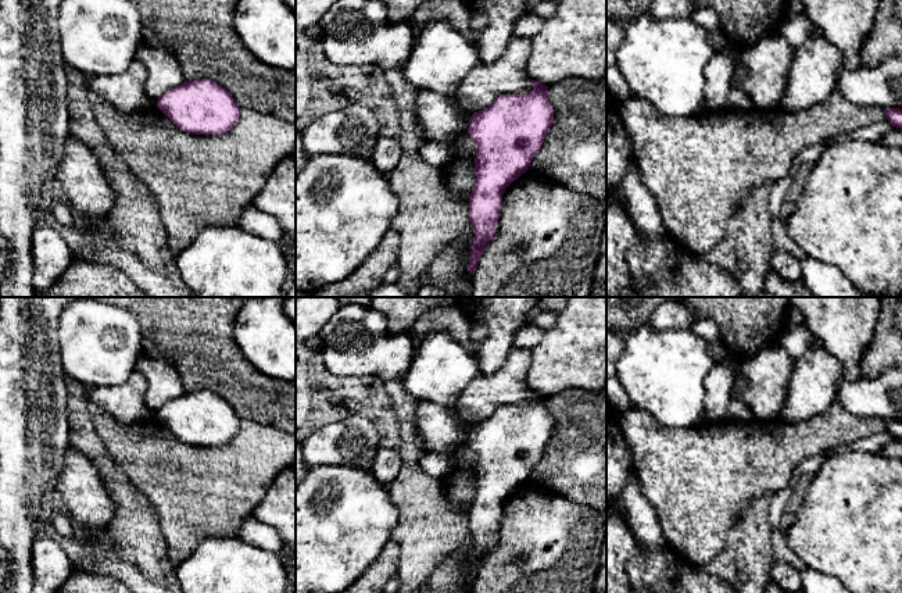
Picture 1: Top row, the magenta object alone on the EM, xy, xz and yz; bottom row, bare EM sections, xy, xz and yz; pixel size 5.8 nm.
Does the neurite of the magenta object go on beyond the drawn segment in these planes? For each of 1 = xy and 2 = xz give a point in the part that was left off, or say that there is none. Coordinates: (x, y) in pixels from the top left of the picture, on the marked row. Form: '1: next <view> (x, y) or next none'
1: next none
2: next none

